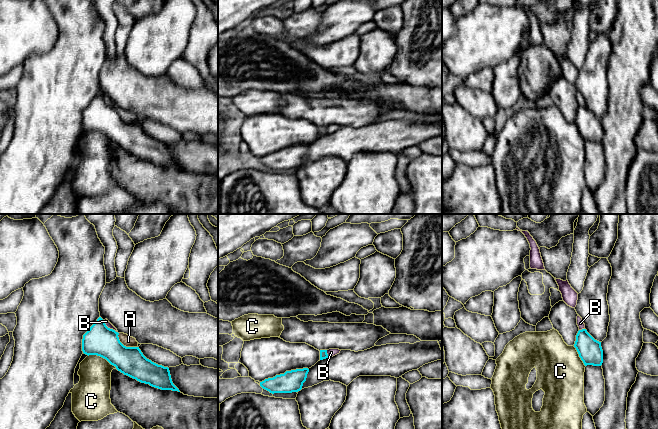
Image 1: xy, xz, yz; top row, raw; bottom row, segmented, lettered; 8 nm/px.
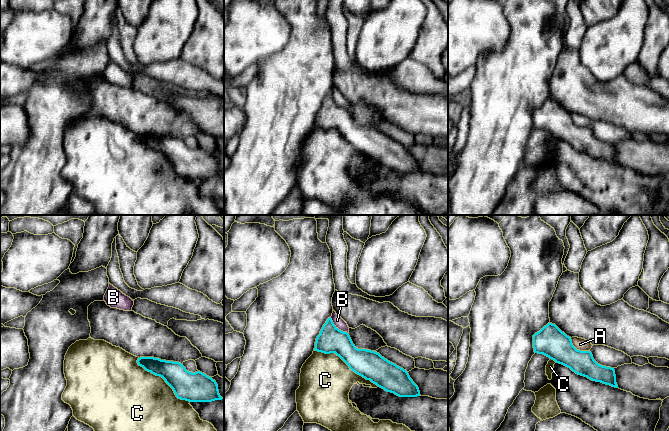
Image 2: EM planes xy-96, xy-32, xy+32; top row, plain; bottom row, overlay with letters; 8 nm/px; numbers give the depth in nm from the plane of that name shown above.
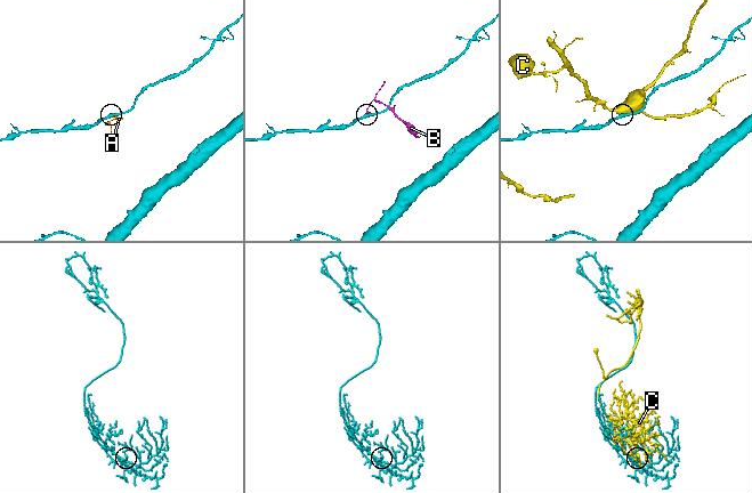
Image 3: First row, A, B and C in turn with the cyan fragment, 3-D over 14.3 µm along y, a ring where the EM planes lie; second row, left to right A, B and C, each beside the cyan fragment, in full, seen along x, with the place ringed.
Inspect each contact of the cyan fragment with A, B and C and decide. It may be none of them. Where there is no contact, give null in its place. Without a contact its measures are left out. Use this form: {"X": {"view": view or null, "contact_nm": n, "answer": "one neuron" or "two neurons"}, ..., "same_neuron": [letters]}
{"A": {"view": "xy", "contact_nm": 200, "answer": "two neurons"}, "B": {"view": "xy", "contact_nm": 160, "answer": "two neurons"}, "C": {"view": "xy", "contact_nm": 260, "answer": "two neurons"}, "same_neuron": []}

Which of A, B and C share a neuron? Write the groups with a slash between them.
A B / C

